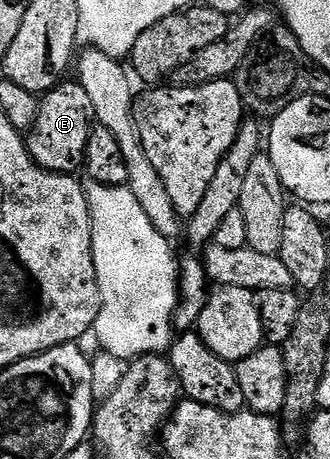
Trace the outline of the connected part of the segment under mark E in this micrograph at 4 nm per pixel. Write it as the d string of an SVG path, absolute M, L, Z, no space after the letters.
M61 81L50 91L43 92L38 109L38 121L27 132L26 142L30 157L44 171L59 175L76 175L83 168L86 141L94 126L90 97L79 81Z

